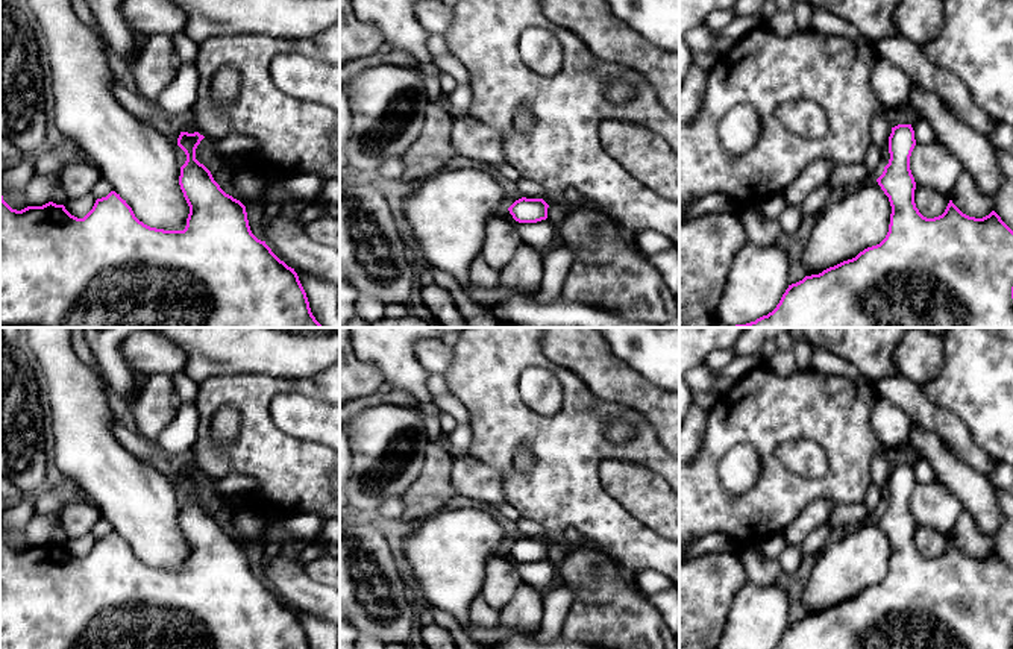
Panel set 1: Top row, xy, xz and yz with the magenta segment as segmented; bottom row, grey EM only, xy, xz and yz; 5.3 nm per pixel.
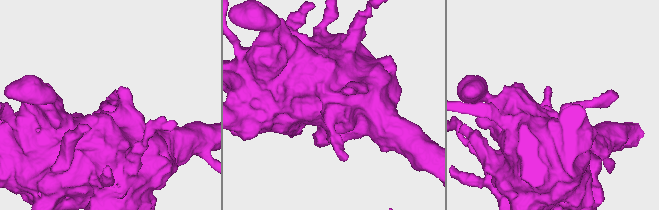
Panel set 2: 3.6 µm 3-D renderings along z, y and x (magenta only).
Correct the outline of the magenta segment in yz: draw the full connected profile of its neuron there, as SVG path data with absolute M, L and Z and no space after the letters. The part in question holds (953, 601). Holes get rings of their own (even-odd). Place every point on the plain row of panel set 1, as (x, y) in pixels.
M911 464L892 467L890 499L877 519L892 546L886 578L852 599L789 625L775 649L1013 649L1013 570L995 550L975 558L963 553L952 540L942 555L924 557L914 543L916 522L910 509L914 485Z

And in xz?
M543 538L516 540L510 547L510 553L519 563L537 563L547 558L549 544Z

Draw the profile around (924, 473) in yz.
M913 456L911 467L914 470L916 484L931 484L937 481L933 467L925 459Z

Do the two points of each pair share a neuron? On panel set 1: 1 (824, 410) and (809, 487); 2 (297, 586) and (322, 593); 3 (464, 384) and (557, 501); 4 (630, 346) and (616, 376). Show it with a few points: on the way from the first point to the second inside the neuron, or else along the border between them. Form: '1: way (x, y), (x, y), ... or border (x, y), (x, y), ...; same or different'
1: way (836, 432), (836, 475), (831, 479); same
2: way (304, 592), (316, 593); same
3: way (496, 407), (557, 464), (557, 469); same
4: border (607, 343), (620, 360), (652, 382); different

